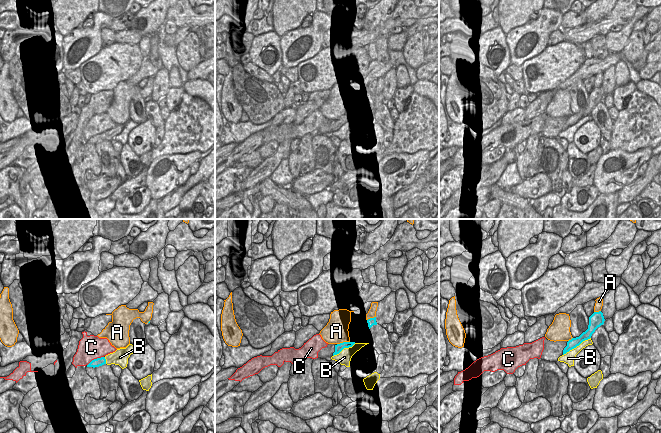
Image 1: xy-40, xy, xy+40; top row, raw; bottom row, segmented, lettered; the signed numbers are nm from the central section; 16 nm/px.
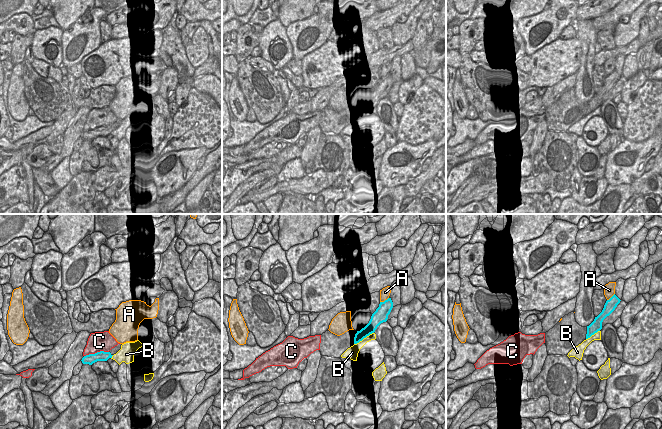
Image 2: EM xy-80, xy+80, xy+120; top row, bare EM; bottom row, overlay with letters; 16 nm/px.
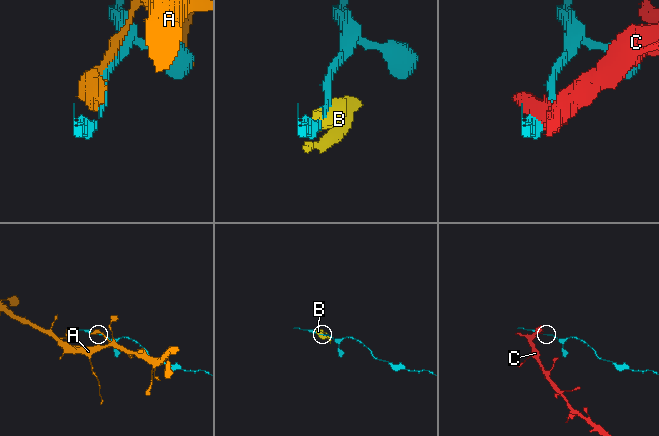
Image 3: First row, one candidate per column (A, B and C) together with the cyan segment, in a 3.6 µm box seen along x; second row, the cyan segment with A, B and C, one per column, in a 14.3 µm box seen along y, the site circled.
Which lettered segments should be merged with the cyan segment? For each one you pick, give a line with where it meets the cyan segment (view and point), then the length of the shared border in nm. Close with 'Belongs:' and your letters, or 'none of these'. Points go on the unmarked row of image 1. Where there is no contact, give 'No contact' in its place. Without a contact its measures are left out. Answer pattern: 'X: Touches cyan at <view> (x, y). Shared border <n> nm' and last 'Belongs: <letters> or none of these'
Belongs: none of these

